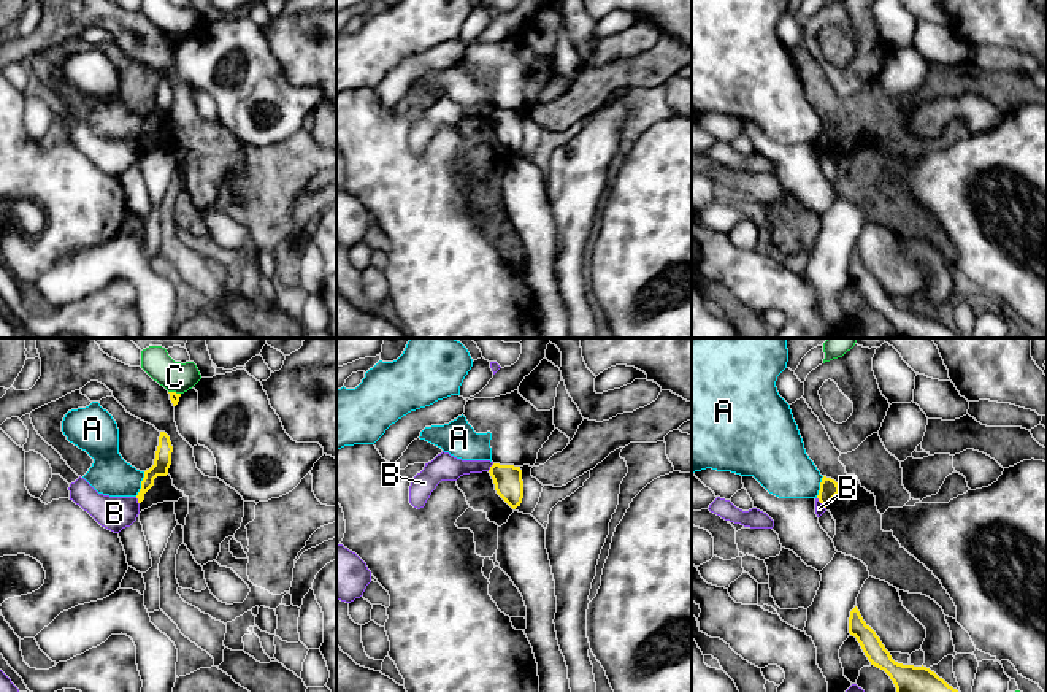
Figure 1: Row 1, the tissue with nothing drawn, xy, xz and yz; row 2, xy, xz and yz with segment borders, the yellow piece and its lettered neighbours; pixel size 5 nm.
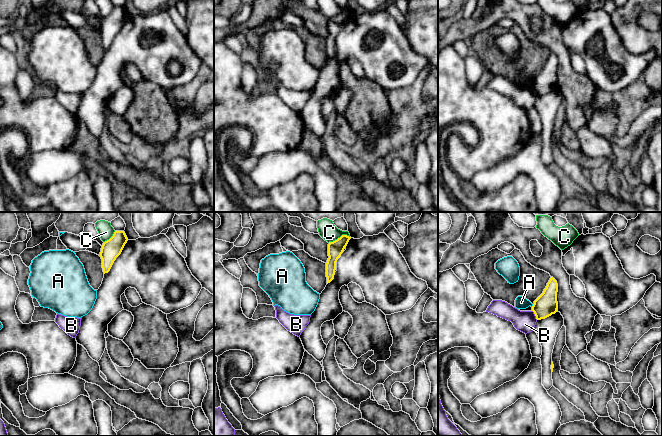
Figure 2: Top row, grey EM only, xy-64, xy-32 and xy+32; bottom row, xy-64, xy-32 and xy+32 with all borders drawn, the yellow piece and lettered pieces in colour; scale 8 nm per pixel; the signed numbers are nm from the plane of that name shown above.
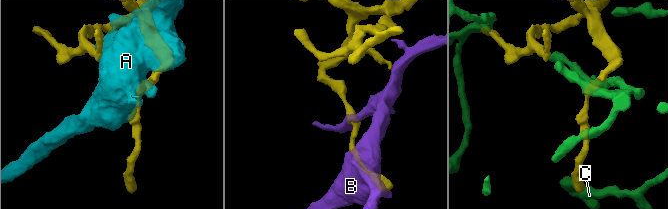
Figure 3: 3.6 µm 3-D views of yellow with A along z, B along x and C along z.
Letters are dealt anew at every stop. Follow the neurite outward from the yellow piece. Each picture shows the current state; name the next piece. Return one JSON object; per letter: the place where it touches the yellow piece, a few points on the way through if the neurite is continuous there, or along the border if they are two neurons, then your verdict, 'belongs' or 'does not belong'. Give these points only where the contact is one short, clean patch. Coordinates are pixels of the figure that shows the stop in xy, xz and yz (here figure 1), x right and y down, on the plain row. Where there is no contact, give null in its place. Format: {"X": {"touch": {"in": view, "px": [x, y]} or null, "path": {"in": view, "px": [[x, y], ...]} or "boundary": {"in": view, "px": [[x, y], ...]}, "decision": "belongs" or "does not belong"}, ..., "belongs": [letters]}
{"A": {"touch": {"in": "xy", "px": [141, 129]}, "decision": "does not belong"}, "B": {"touch": {"in": "xz", "px": [490, 111]}, "boundary": {"in": "xz", "px": [[494, 108], [487, 115]]}, "decision": "does not belong"}, "C": {"touch": {"in": "xy", "px": [175, 37]}, "decision": "does not belong"}, "belongs": []}

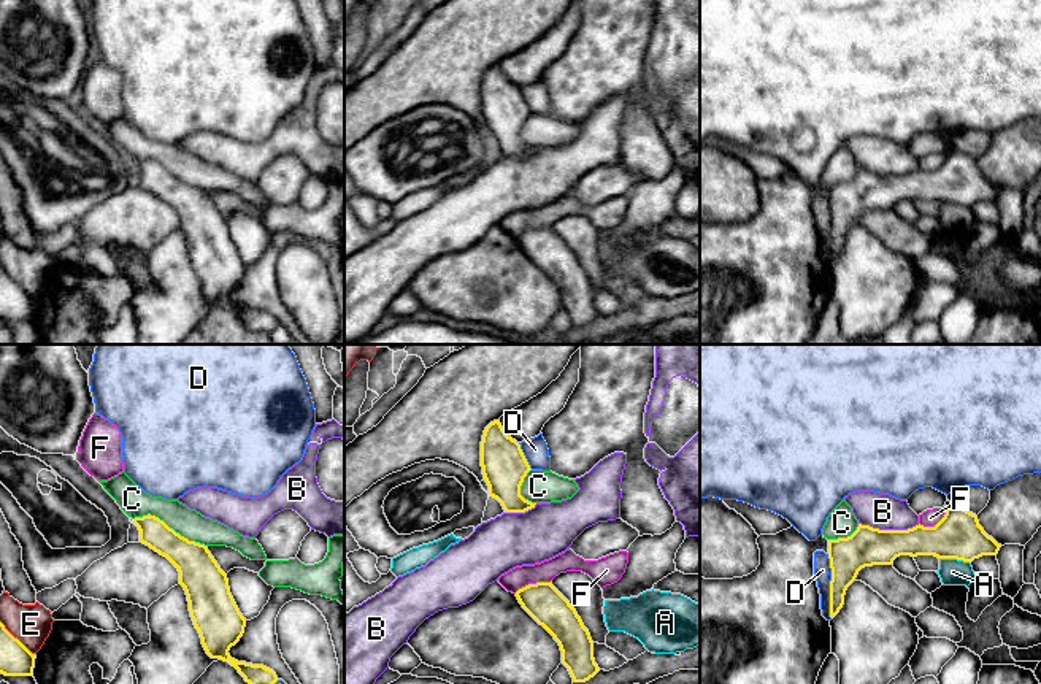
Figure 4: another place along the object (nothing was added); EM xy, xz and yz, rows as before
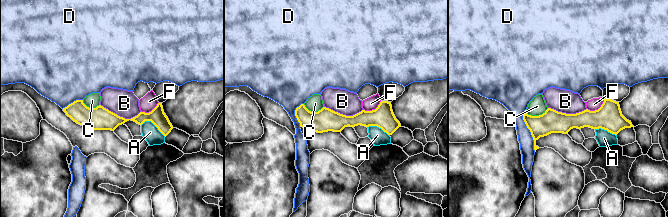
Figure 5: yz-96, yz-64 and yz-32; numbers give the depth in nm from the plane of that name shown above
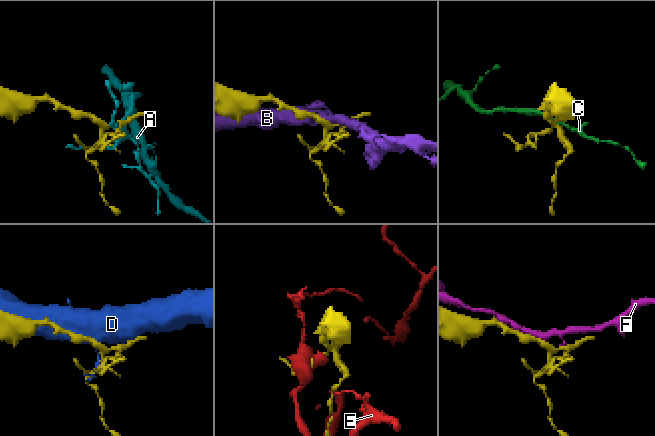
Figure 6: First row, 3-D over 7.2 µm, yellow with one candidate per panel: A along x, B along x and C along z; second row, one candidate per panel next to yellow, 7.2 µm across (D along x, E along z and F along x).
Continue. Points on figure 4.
{"A": {"touch": {"in": "yz", "px": [956, 202]}, "decision": "does not belong"}, "B": {"touch": {"in": "yz", "px": [889, 175]}, "boundary": {"in": "yz", "px": [[859, 167], [879, 173], [911, 173], [919, 169]]}, "decision": "does not belong"}, "C": {"touch": {"in": "xy", "px": [169, 172]}, "decision": "does not belong"}, "D": {"touch": {"in": "yz", "px": [830, 230]}, "decision": "does not belong"}, "E": {"touch": {"in": "xy", "px": [16, 283]}, "decision": "does not belong"}, "F": {"touch": {"in": "xz", "px": [532, 229]}, "decision": "does not belong"}, "belongs": []}

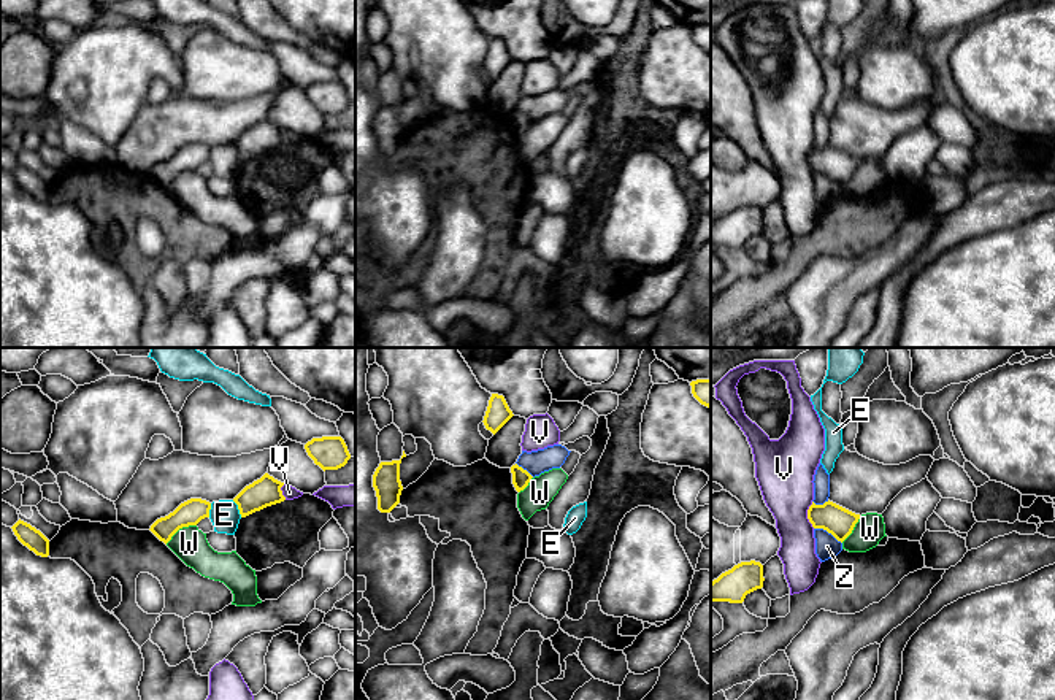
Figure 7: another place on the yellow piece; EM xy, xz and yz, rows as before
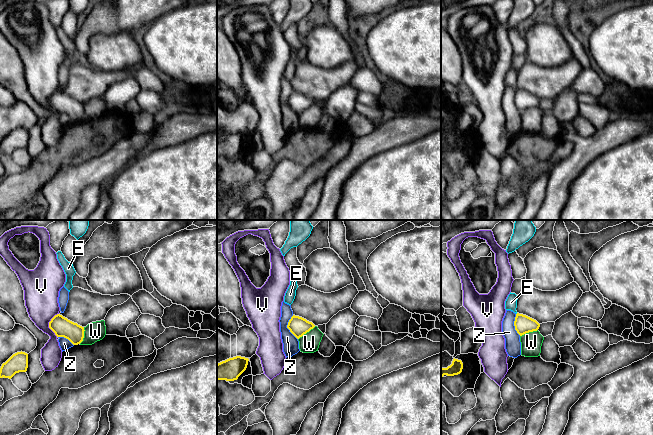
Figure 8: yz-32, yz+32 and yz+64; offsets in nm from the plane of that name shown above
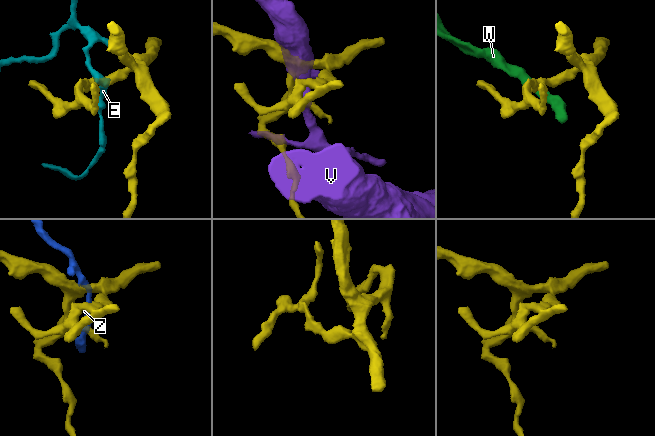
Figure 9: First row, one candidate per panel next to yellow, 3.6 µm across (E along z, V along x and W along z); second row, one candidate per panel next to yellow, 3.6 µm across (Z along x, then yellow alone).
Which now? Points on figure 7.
{"E": {"touch": {"in": "xy", "px": [238, 153]}, "decision": "does not belong"}, "V": {"touch": {"in": "yz", "px": [808, 159]}, "decision": "does not belong"}, "W": {"touch": {"in": "xy", "px": [180, 172]}, "boundary": {"in": "xy", "px": [[195, 169], [181, 172], [165, 188]]}, "decision": "does not belong"}, "Z": {"touch": {"in": "yz", "px": [828, 176]}, "boundary": {"in": "yz", "px": [[814, 172], [825, 173], [841, 188]]}, "decision": "does not belong"}, "belongs": []}

